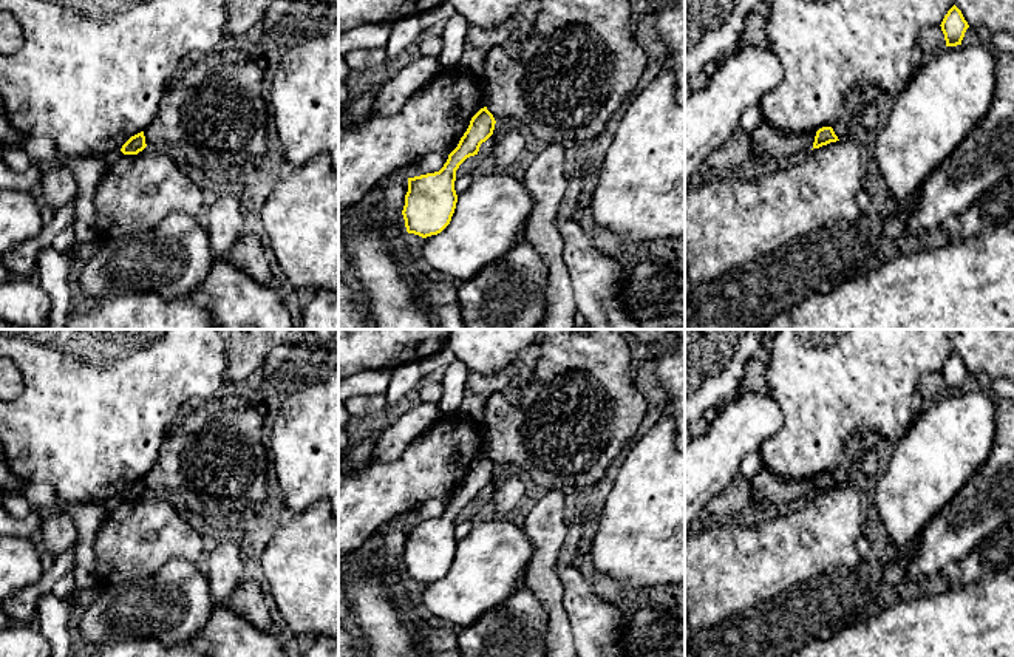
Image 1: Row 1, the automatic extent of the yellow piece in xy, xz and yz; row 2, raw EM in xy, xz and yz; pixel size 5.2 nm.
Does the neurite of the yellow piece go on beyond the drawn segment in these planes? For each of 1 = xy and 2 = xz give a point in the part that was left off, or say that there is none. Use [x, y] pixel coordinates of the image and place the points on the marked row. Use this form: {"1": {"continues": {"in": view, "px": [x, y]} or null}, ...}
{"1": {"continues": null}, "2": {"continues": null}}

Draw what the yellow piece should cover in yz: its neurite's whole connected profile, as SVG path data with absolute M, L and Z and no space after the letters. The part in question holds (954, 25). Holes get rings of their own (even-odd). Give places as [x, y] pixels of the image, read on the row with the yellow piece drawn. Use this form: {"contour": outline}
{"contour": "M954 5L941 22L946 46L961 45L966 29L969 28L961 11Z"}

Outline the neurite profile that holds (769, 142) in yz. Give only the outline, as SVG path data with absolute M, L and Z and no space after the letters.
M762 121L751 133L751 161L774 159L779 165L788 164L813 148L818 130L790 133Z

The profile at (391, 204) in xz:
M408 170L397 172L383 182L383 196L373 212L383 215L379 220L383 230L400 230L405 195L408 192Z

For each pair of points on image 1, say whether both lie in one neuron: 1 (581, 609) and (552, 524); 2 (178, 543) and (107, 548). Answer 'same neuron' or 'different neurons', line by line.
1: different neurons
2: same neuron

